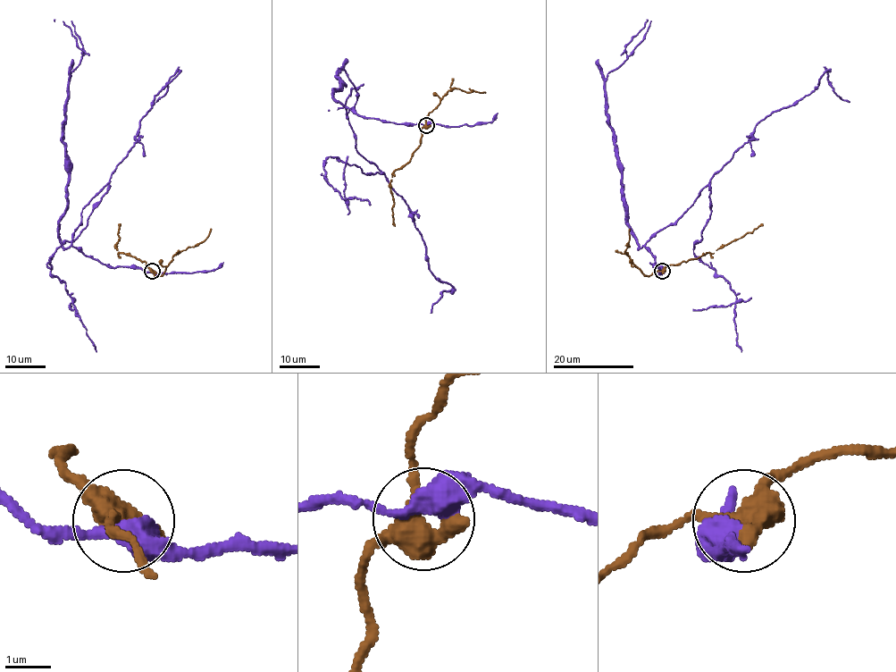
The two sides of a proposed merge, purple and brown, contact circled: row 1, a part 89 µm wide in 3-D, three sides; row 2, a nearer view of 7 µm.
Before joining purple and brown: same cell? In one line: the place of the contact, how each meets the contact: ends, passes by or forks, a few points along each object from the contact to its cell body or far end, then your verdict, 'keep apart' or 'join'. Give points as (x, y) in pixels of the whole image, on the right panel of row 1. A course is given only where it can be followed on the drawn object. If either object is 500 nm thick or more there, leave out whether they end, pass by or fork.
at (662, 271); purple passes by; brown forks there; purple runs (662, 272), (645, 246), (688, 208), (748, 141), (756, 125), (809, 94), (826, 71), (833, 91), (849, 102); brown runs (662, 271), (665, 266), (711, 254), (763, 223); keep apart

